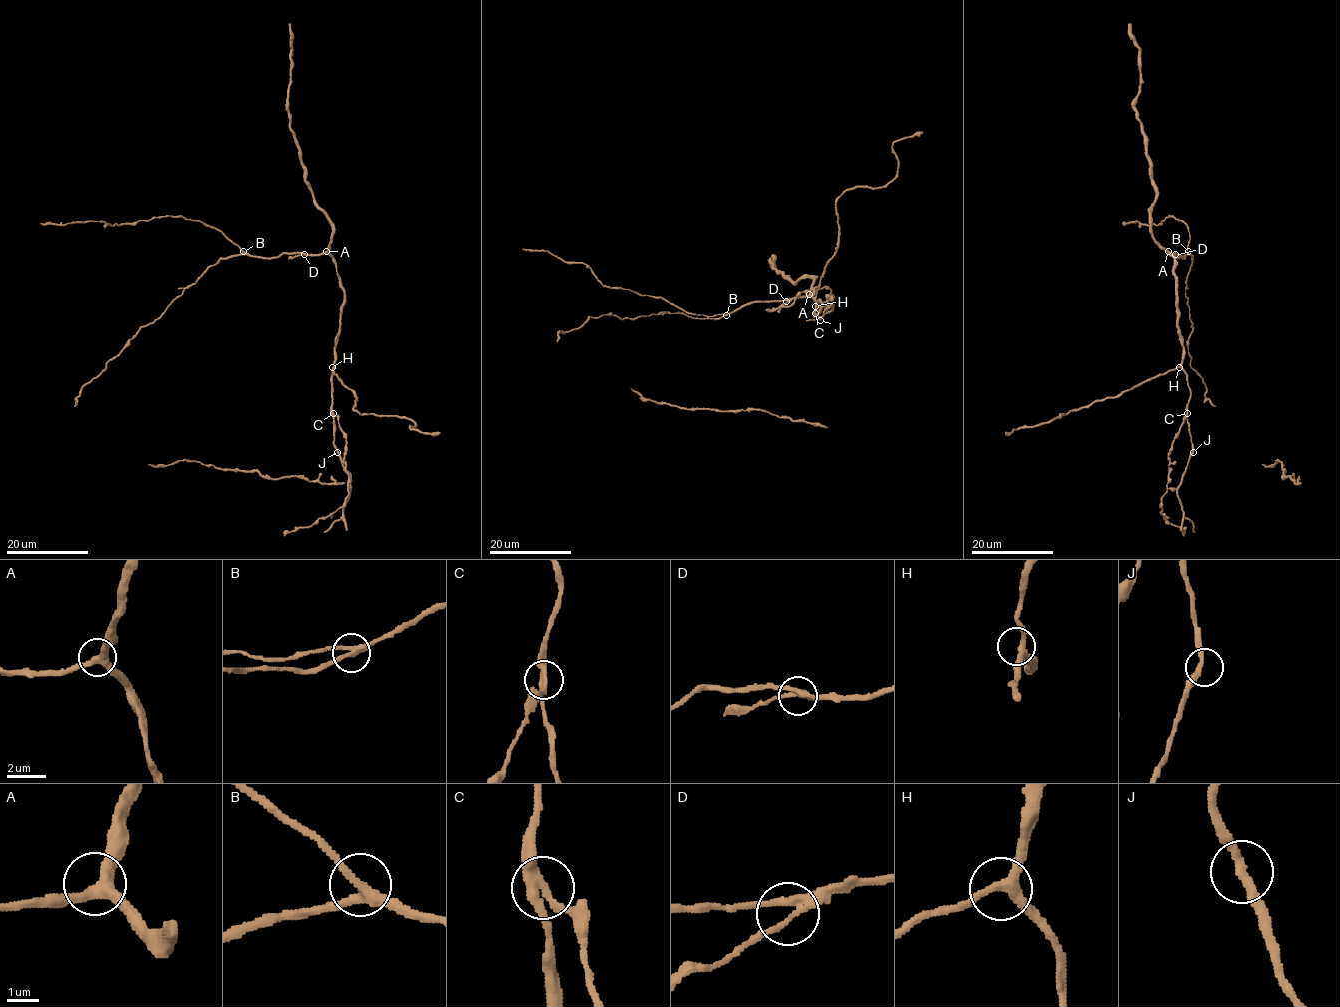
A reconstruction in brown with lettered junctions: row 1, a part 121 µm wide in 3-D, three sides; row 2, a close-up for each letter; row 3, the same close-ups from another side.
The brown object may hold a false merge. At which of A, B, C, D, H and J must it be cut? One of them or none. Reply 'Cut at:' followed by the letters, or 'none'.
Cut at: C

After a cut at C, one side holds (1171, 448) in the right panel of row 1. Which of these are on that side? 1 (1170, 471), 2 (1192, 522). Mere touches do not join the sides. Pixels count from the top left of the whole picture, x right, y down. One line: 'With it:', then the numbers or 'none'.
With it: 1

